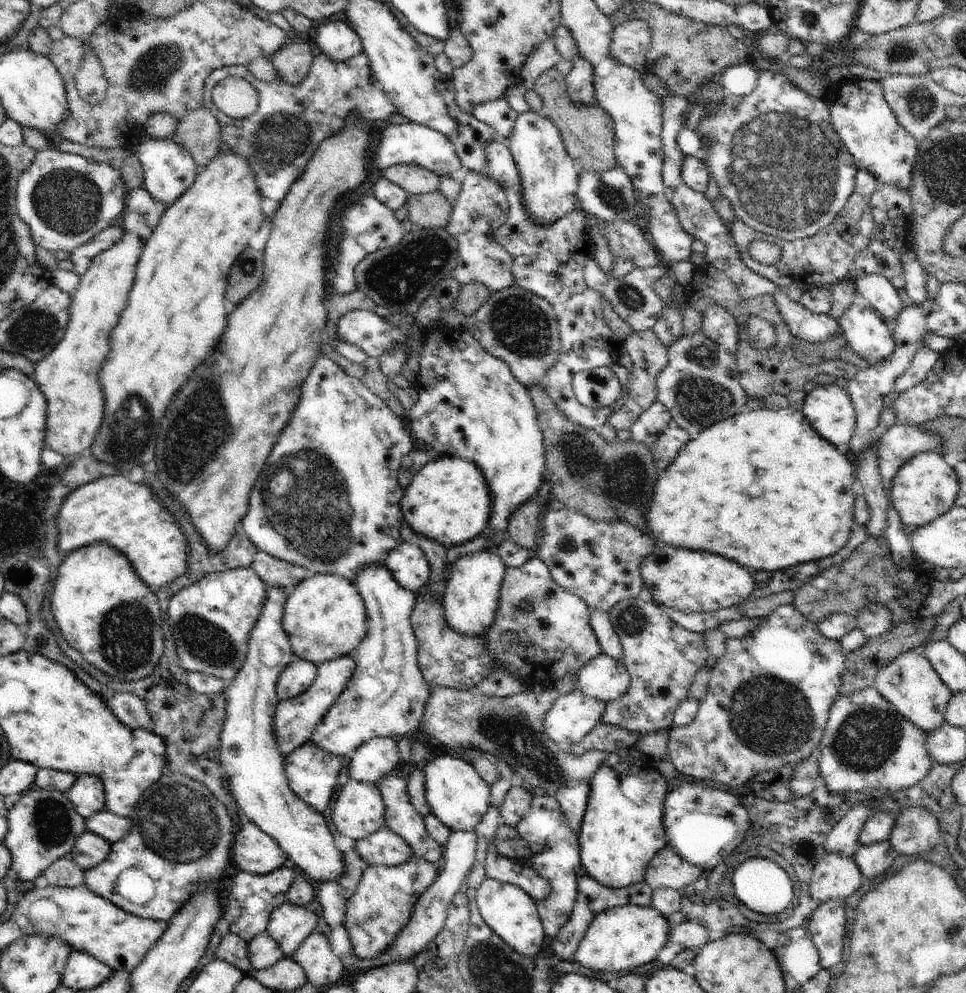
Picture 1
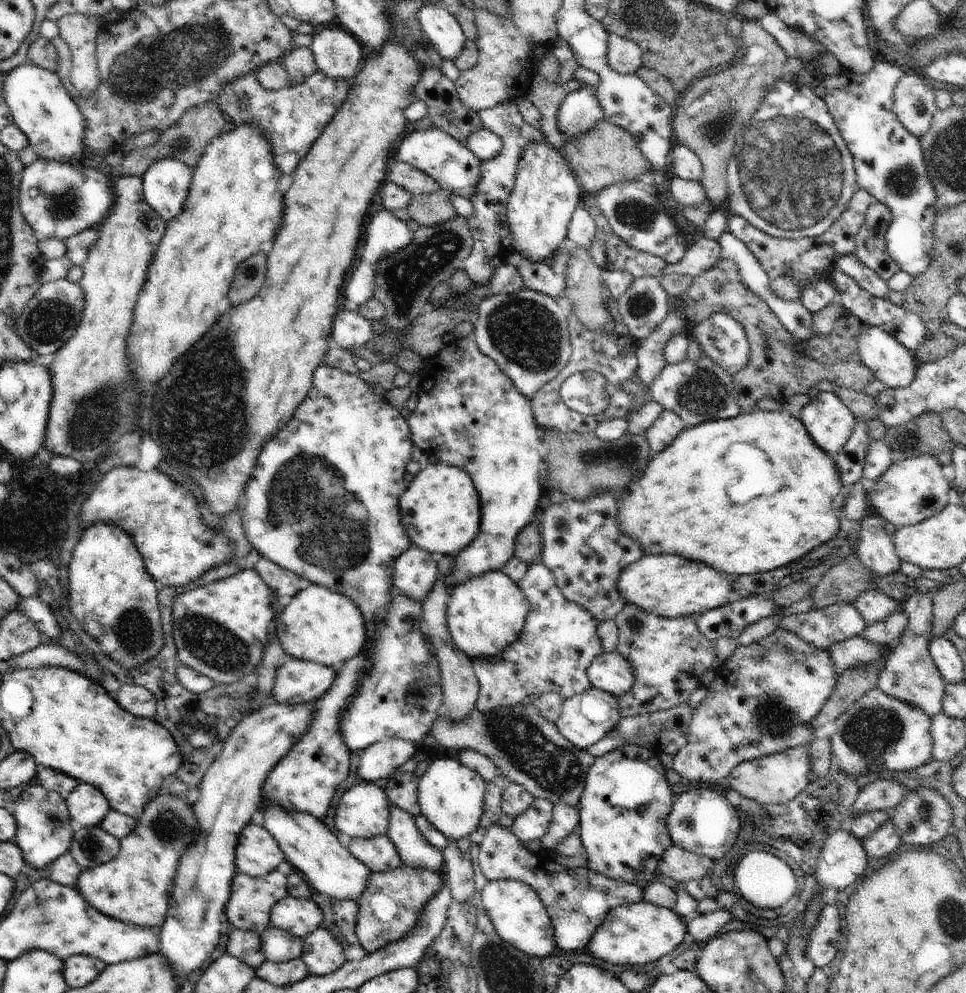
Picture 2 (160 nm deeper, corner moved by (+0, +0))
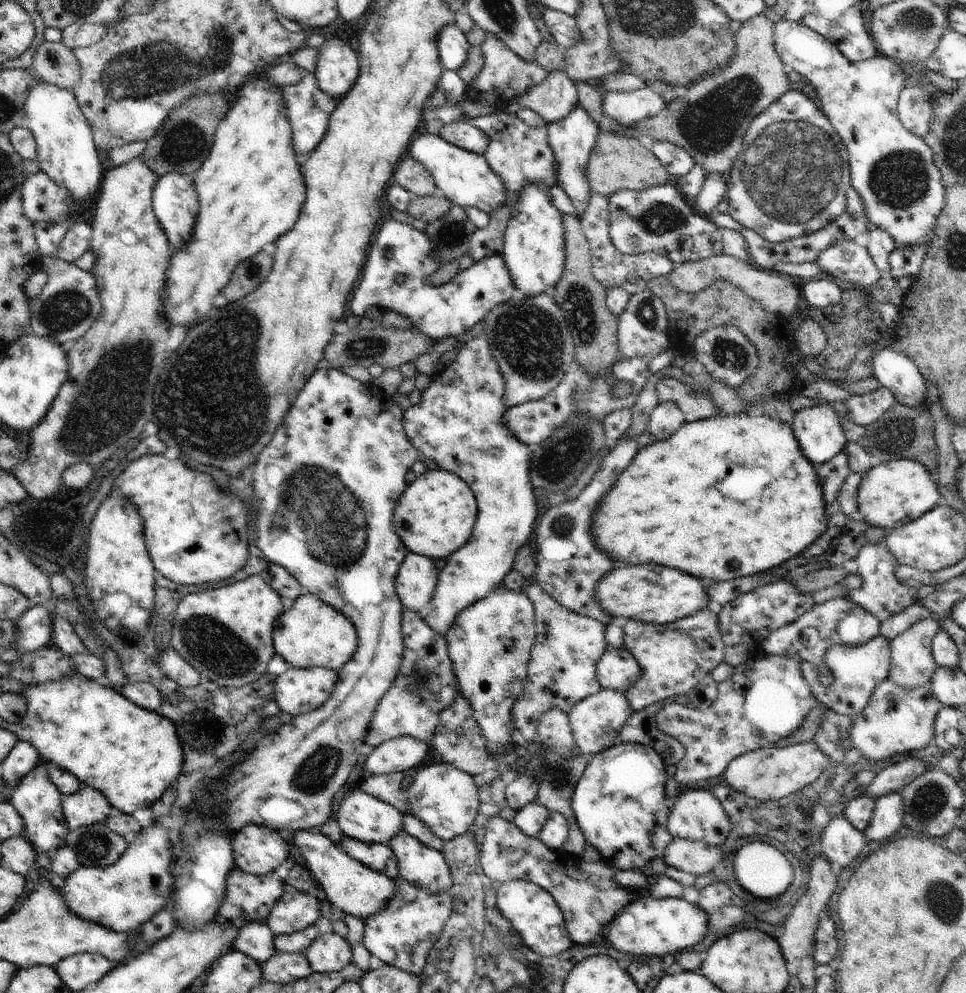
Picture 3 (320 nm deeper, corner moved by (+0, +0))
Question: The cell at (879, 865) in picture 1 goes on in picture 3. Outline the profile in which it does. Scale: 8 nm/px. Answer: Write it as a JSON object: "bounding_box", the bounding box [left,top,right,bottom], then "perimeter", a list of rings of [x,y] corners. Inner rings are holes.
{"bounding_box":[862,791,903,842],"perimeter":[[[894,791],[883,794],[875,798],[873,815],[870,824],[862,832],[869,840],[888,842],[897,830],[900,830],[903,824],[903,796],[901,791]]]}

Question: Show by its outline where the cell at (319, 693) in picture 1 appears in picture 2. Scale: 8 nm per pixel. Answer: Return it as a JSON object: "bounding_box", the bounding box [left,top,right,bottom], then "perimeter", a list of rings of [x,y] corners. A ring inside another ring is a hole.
{"bounding_box":[159,702,317,976],"perimeter":[[[271,702],[251,714],[246,715],[238,726],[233,728],[231,735],[226,739],[222,752],[208,767],[203,779],[198,786],[198,800],[192,804],[199,834],[196,842],[184,853],[180,859],[171,899],[168,901],[168,912],[161,925],[159,936],[159,950],[172,965],[177,975],[185,976],[202,966],[204,960],[216,948],[220,940],[220,924],[225,920],[225,906],[231,895],[233,878],[236,875],[235,850],[238,837],[242,829],[252,820],[252,814],[260,808],[263,802],[261,788],[266,776],[276,763],[292,748],[292,745],[307,731],[313,721],[313,712],[317,703],[303,705],[285,705],[284,703]]]}

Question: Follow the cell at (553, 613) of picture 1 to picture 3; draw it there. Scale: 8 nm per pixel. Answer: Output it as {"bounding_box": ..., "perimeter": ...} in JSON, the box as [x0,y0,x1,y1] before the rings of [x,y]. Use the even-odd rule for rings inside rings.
{"bounding_box":[511,580,609,742],"perimeter":[[[533,580],[524,593],[533,602],[536,636],[531,648],[525,689],[511,713],[517,732],[528,742],[532,742],[537,738],[542,715],[550,707],[560,709],[568,715],[581,700],[603,688],[597,679],[597,664],[609,644],[605,639],[607,625],[603,622],[568,610]]]}

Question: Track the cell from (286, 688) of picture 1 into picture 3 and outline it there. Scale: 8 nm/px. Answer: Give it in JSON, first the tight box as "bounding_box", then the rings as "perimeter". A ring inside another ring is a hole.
{"bounding_box":[275,667,338,717],"perimeter":[[[291,667],[275,680],[275,699],[282,712],[288,717],[311,713],[330,698],[338,677],[335,670],[324,667],[308,667],[307,669]]]}

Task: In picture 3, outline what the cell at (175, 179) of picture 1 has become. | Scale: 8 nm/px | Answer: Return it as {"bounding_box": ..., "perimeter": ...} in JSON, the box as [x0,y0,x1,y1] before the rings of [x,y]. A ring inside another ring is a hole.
{"bounding_box":[153,172,199,254],"perimeter":[[[171,172],[159,177],[153,190],[153,209],[156,218],[162,224],[162,228],[169,240],[172,254],[187,248],[195,230],[197,216],[199,215],[199,194],[194,184],[193,175],[183,175]]]}

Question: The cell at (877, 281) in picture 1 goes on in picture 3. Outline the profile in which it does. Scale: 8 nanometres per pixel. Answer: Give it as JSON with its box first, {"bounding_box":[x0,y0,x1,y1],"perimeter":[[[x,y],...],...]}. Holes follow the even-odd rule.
{"bounding_box":[816,239,882,290],"perimeter":[[[842,239],[819,254],[816,263],[831,278],[852,282],[865,290],[882,276],[881,270],[867,253],[867,248],[854,239]]]}

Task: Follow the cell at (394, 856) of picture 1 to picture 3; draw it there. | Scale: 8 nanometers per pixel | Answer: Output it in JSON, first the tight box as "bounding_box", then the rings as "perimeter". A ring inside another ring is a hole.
{"bounding_box":[338,835,399,880],"perimeter":[[[344,835],[340,839],[338,847],[350,858],[381,875],[395,880],[399,877],[397,858],[389,844],[369,843]]]}

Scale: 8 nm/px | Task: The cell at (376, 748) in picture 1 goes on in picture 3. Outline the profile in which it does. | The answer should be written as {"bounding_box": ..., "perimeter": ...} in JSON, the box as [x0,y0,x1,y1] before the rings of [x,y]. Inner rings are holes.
{"bounding_box":[363,737,428,776],"perimeter":[[[396,737],[373,748],[365,760],[363,770],[369,776],[417,770],[428,754],[428,743],[412,737]]]}

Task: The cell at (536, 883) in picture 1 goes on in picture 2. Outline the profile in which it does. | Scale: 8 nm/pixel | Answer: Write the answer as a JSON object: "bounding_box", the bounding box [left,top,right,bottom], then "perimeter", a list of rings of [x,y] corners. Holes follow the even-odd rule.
{"bounding_box":[479,823,643,953],"perimeter":[[[498,823],[490,826],[481,840],[479,867],[489,881],[519,880],[531,886],[551,916],[558,948],[569,953],[586,950],[592,935],[613,908],[643,899],[643,889],[639,885],[609,879],[588,867],[570,869],[562,866],[548,850],[529,851],[527,844],[511,829]]]}

